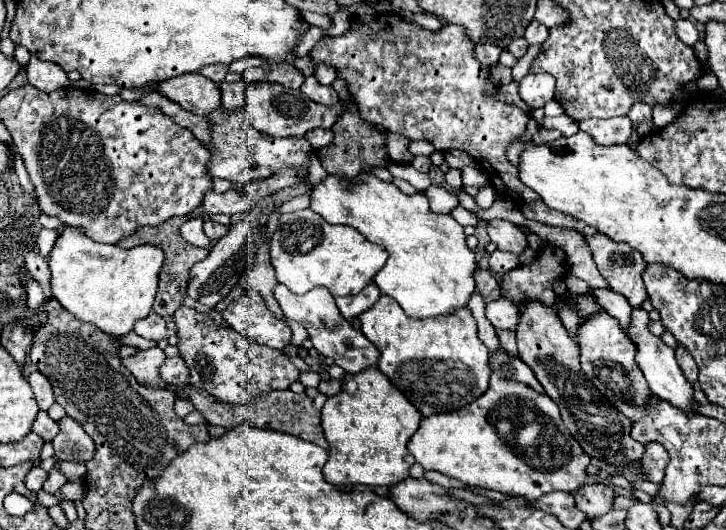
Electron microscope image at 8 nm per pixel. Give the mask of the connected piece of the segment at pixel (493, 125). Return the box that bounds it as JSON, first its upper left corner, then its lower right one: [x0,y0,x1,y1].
[309,13,647,307]

